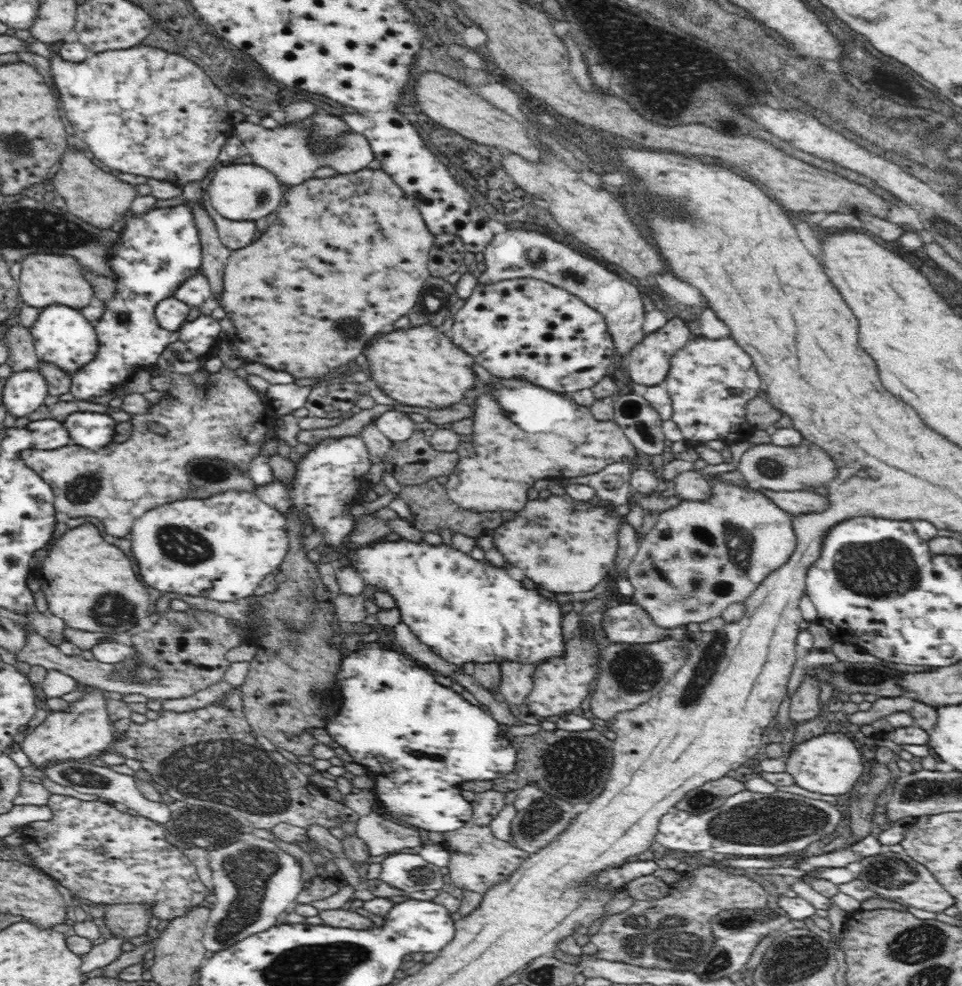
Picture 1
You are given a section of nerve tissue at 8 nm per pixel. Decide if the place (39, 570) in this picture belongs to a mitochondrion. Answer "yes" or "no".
no

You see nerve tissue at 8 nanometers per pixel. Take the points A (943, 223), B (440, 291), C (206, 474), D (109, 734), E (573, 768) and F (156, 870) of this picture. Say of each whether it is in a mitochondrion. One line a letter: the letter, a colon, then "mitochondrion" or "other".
A: mitochondrion
B: mitochondrion
C: mitochondrion
D: other
E: mitochondrion
F: other

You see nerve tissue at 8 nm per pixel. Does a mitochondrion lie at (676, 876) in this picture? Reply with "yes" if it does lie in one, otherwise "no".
no

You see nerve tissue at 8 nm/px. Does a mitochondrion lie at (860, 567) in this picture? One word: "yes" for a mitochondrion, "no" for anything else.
yes

